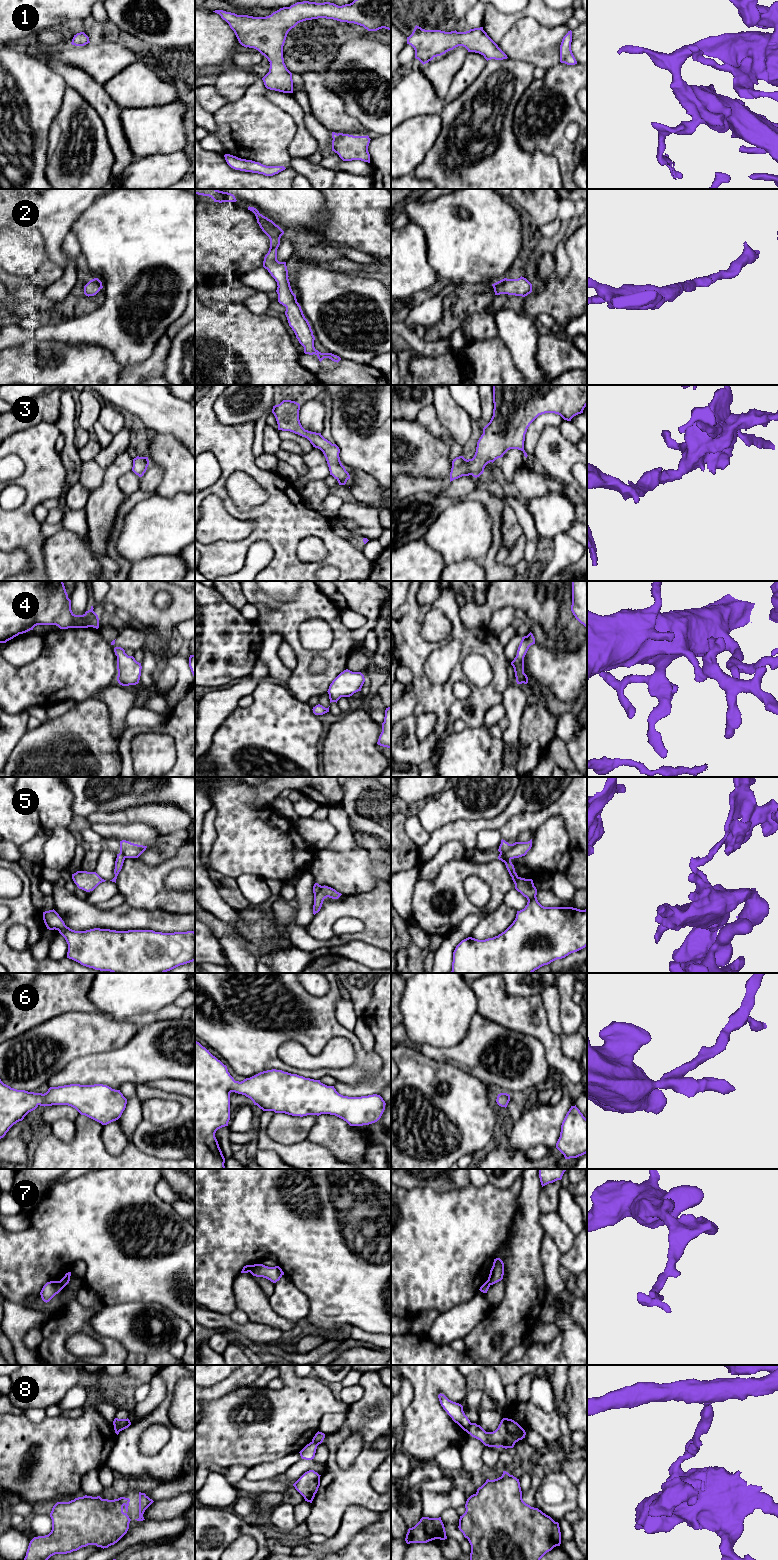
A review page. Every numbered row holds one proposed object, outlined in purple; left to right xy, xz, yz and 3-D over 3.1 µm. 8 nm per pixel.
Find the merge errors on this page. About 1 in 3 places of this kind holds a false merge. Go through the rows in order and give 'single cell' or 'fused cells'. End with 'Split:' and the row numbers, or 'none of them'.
1: single cell
2: single cell
3: single cell
4: single cell
5: fused cells
6: single cell
7: fused cells
8: fused cells
Split: 5, 7, 8

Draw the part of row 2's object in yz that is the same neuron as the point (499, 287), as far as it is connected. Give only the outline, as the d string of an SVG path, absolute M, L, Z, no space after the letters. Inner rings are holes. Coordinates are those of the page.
M522 276L518 279L504 278L492 286L495 295L508 294L525 297L532 292L532 284Z

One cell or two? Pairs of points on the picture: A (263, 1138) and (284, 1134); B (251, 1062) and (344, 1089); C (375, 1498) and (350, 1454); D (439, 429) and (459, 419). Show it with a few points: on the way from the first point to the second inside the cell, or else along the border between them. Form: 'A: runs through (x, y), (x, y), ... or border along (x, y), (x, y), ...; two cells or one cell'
A: border along (274, 1114), (265, 1132), (275, 1141), (291, 1145); two cells
B: border along (337, 1080), (350, 1085), (355, 1085), (361, 1081); two cells
C: border along (362, 1439), (355, 1461), (339, 1467); two cells
D: border along (433, 406), (440, 423), (447, 432); two cells

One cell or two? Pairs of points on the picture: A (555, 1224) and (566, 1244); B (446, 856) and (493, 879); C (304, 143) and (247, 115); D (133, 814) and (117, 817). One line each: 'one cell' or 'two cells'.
A: one cell
B: two cells
C: two cells
D: one cell

